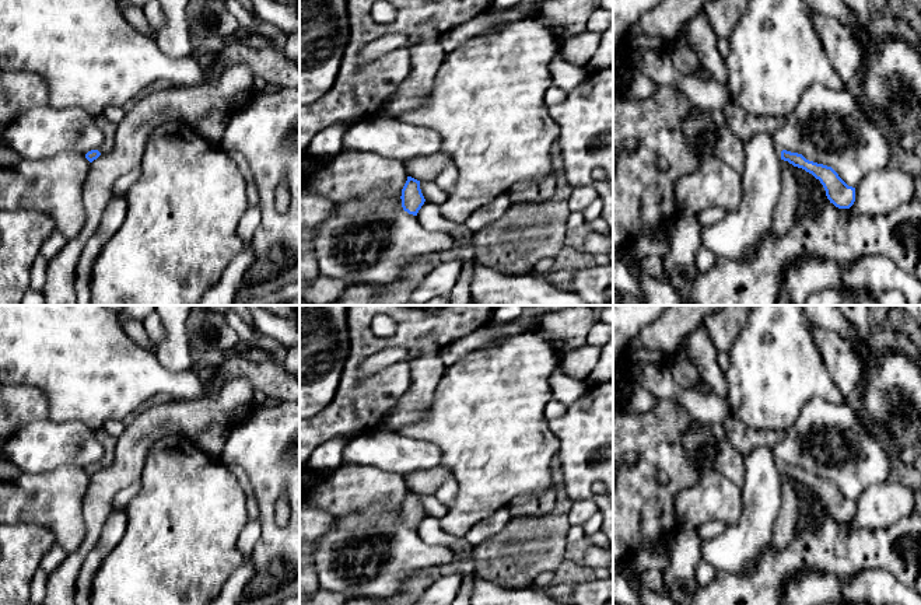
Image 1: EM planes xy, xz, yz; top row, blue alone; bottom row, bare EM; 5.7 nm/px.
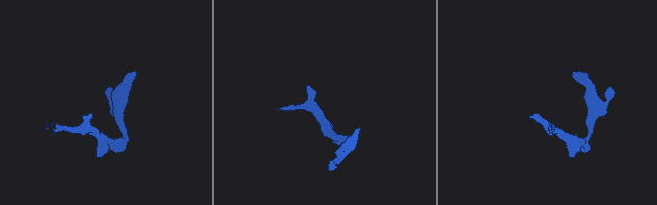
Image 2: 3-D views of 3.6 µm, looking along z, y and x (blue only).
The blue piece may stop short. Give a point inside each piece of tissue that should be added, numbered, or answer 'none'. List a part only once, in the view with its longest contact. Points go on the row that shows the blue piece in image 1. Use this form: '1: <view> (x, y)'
none

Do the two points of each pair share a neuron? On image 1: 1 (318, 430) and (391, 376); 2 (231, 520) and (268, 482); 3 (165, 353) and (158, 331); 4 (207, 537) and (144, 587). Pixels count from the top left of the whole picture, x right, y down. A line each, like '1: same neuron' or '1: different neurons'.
1: same neuron
2: different neurons
3: different neurons
4: same neuron

